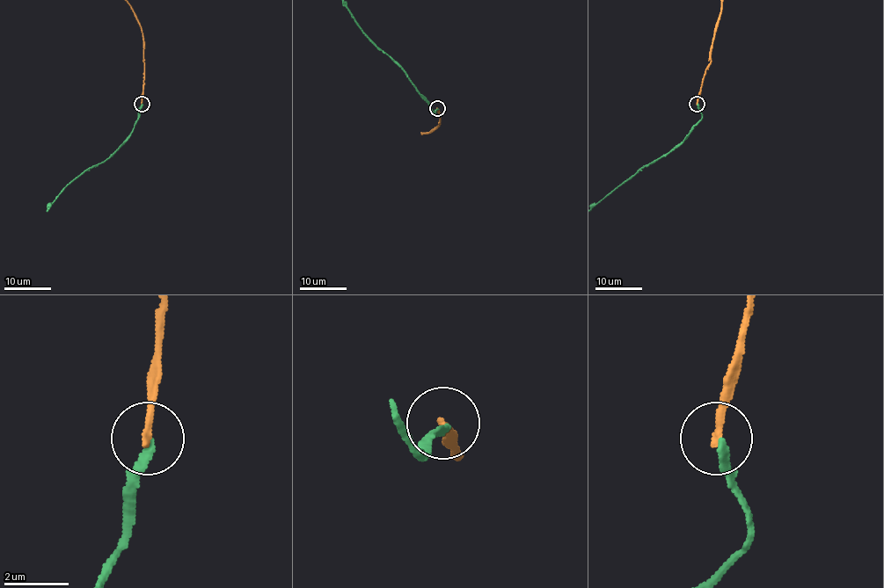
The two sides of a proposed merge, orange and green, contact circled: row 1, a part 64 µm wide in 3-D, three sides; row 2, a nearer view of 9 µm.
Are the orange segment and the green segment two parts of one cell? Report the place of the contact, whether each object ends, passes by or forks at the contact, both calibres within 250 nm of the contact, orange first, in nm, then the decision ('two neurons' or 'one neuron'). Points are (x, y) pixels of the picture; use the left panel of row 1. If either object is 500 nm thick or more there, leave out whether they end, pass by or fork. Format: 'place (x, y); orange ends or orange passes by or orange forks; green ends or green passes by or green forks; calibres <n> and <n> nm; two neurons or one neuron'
place (142, 104); orange ends; green ends; calibres 240 and 200 nm; two neurons

